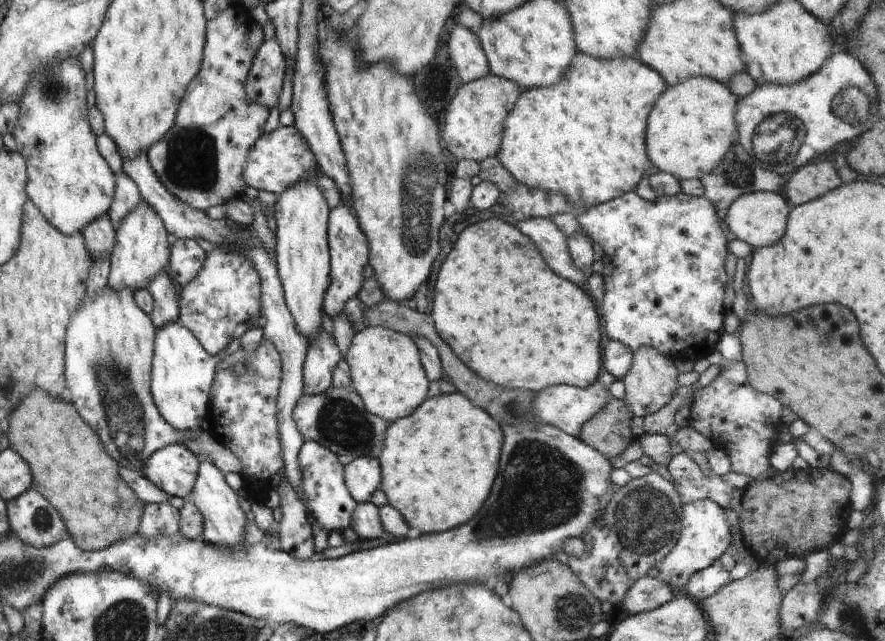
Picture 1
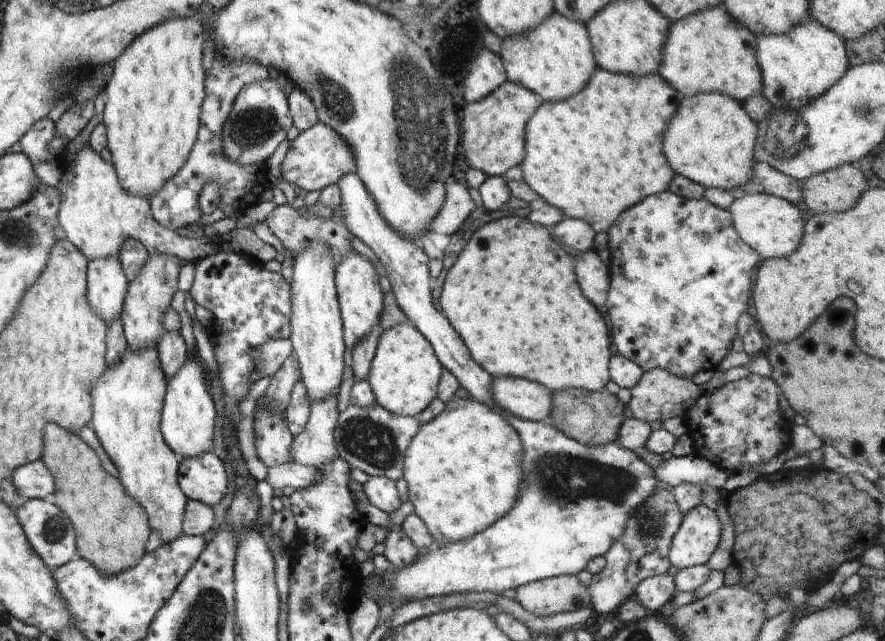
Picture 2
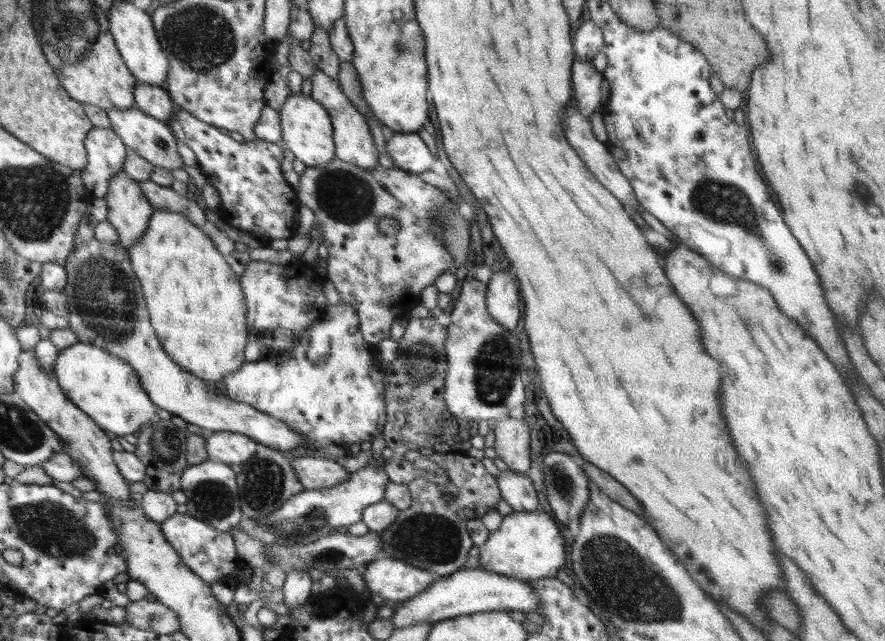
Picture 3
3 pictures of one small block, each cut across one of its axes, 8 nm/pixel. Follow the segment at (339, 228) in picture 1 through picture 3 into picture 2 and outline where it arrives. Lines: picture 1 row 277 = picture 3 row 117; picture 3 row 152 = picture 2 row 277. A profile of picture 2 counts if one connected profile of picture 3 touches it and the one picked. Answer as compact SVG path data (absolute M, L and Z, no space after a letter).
M354 250L346 254L346 258L335 267L335 286L338 292L340 318L342 320L343 340L346 347L354 348L372 326L379 326L380 314L384 307L383 292L380 288L379 274L370 260Z

